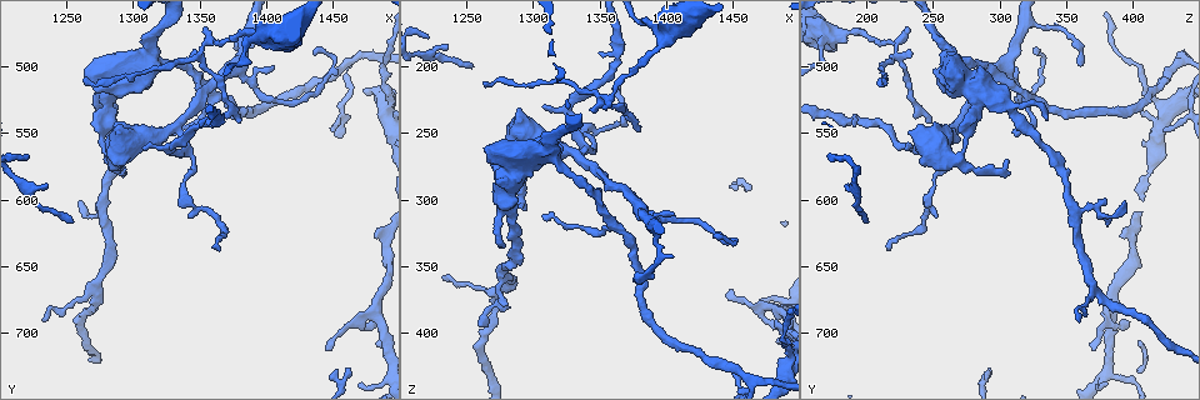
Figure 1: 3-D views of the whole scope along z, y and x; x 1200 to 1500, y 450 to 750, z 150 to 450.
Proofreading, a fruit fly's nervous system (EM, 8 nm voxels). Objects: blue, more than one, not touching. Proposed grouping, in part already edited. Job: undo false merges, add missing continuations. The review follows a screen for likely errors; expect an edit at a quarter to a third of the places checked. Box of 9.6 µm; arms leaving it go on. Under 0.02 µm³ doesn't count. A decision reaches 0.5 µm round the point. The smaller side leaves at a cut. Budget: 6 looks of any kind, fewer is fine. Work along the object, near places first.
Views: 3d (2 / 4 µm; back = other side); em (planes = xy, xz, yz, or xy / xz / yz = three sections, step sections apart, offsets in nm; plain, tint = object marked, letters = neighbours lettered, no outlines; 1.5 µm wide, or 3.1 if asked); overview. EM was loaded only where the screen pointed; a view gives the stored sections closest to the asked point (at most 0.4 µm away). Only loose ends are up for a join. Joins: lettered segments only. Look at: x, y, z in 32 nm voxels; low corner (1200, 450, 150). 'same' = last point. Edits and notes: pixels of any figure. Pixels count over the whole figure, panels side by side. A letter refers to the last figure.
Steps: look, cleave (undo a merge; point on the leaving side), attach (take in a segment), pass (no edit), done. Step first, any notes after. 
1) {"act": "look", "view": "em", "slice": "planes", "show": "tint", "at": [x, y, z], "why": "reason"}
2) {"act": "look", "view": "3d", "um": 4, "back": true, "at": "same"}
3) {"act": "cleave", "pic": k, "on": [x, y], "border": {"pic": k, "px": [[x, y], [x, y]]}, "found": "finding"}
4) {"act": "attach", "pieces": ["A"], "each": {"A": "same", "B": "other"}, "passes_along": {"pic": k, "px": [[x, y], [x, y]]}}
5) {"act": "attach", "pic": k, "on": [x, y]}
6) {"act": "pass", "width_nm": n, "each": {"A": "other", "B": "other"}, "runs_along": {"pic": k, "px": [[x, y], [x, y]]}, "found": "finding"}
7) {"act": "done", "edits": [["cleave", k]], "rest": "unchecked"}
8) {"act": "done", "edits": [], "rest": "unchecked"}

{"act": "look", "view": "em", "slice": "planes", "show": "letters", "at": [1274, 540, 336], "why": "branch stops here"}

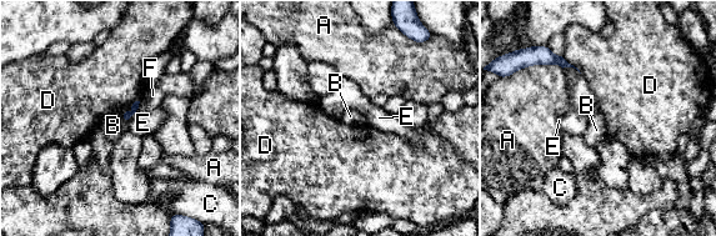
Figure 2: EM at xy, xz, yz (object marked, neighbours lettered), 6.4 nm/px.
{"act": "pass", "each": {"A": "other", "B": "other", "C": "other", "D": "other", "E": "other", "F": "other"}, "found": "none of them fits"}

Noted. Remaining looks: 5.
{"act": "look", "view": "3d", "um": 4, "at": [1356, 470, 232], "why": "an open end"}

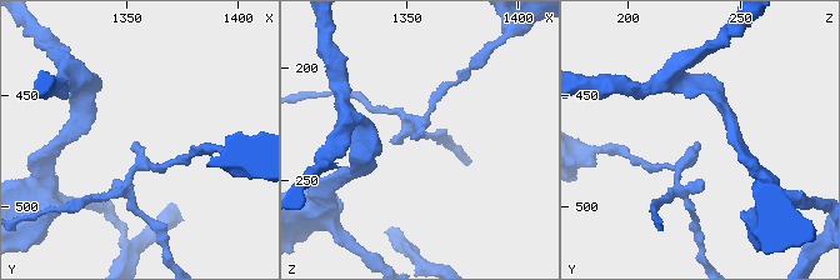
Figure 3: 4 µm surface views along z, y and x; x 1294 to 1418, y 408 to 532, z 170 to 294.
{"act": "look", "view": "em", "slice": "planes", "show": "plain", "at": [1353, 471, 231], "why": "now the EM"}

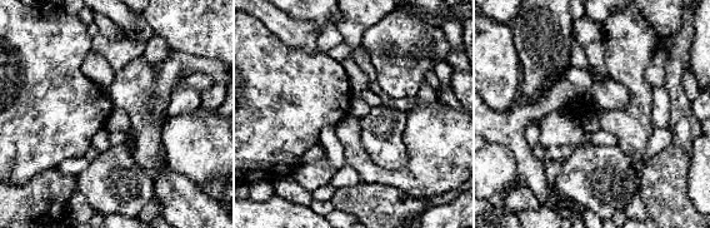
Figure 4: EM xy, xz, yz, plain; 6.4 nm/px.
{"act": "look", "view": "em", "slice": "planes", "show": "letters", "at": "same"}

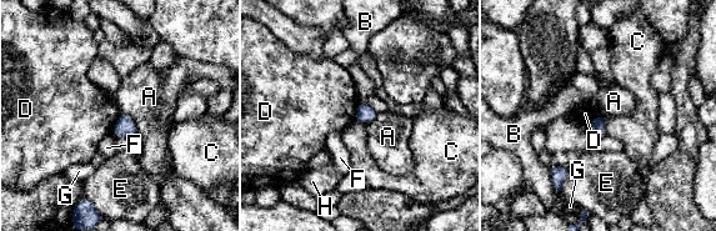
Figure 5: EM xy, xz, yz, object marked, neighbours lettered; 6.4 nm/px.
{"act": "pass", "width_nm": 100, "each": {"A": "other", "B": "other", "C": "other", "D": "other", "E": "other", "F": "other", "G": "other", "H": "other"}, "border": {"pic": 5, "px": [[119, 114], [111, 131]]}, "found": "none of them fits"}

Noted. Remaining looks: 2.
{"act": "done", "edits": [], "rest": "unchecked"}

